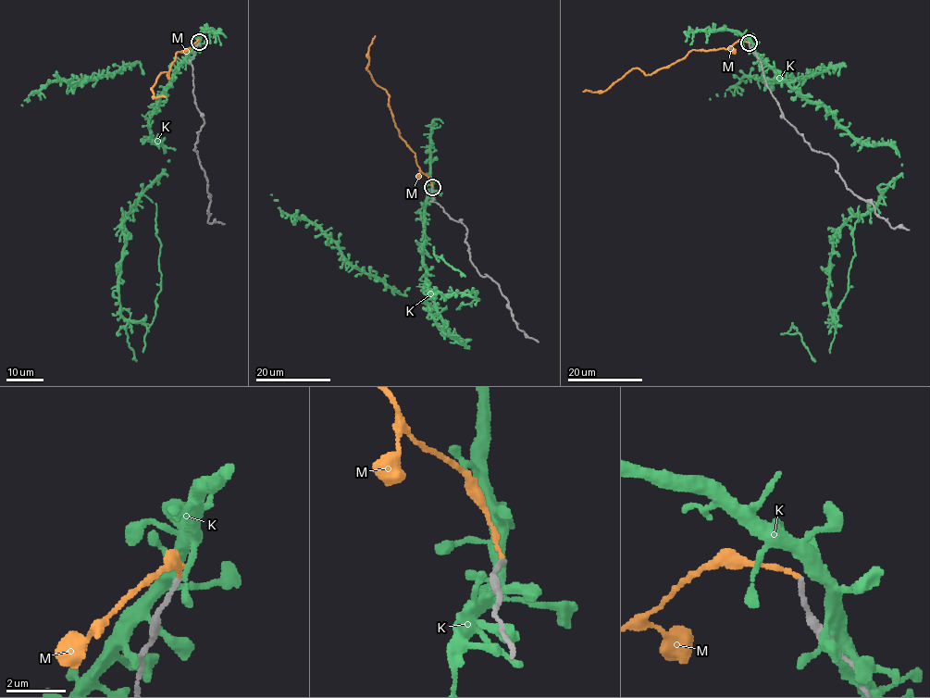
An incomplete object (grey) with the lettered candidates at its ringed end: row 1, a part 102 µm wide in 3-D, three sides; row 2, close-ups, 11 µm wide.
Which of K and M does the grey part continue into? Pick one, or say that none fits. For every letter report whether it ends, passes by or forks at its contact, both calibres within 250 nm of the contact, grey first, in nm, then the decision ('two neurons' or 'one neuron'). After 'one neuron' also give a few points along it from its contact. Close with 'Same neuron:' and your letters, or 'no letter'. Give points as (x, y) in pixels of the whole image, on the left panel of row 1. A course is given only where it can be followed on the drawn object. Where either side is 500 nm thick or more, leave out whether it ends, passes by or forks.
K: it forks there; 150 nm thick on the grey side, 360 nm on the other; two neurons
M: it ends there; 160 nm thick on the grey side, 140 nm on the other; two neurons
Same neuron: no letter

